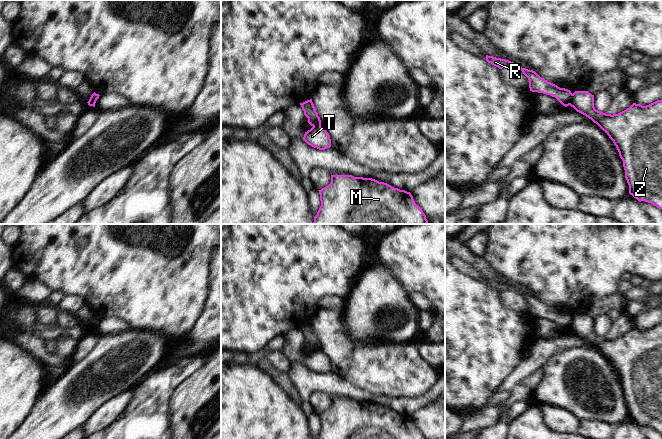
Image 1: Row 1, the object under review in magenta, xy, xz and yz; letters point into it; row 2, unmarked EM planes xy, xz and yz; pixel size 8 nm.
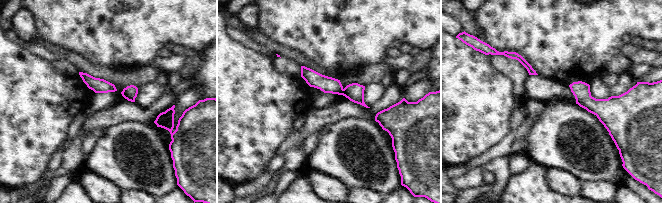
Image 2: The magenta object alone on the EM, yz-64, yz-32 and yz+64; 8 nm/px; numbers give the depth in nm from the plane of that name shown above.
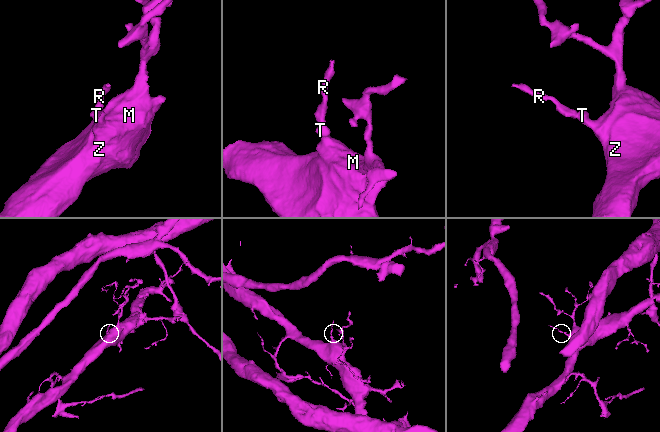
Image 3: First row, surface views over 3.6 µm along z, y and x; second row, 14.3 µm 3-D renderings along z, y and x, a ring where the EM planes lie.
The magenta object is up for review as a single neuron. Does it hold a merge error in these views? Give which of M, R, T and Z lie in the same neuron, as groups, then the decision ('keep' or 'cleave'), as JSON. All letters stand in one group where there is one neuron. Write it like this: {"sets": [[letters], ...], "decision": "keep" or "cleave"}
{"sets": [["M", "T", "Z"], ["R"]], "decision": "cleave"}

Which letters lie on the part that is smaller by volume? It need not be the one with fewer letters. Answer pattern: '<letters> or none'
R

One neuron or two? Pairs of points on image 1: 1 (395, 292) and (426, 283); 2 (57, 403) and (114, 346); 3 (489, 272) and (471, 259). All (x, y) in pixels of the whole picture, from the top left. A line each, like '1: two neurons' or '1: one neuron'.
1: two neurons
2: one neuron
3: one neuron

